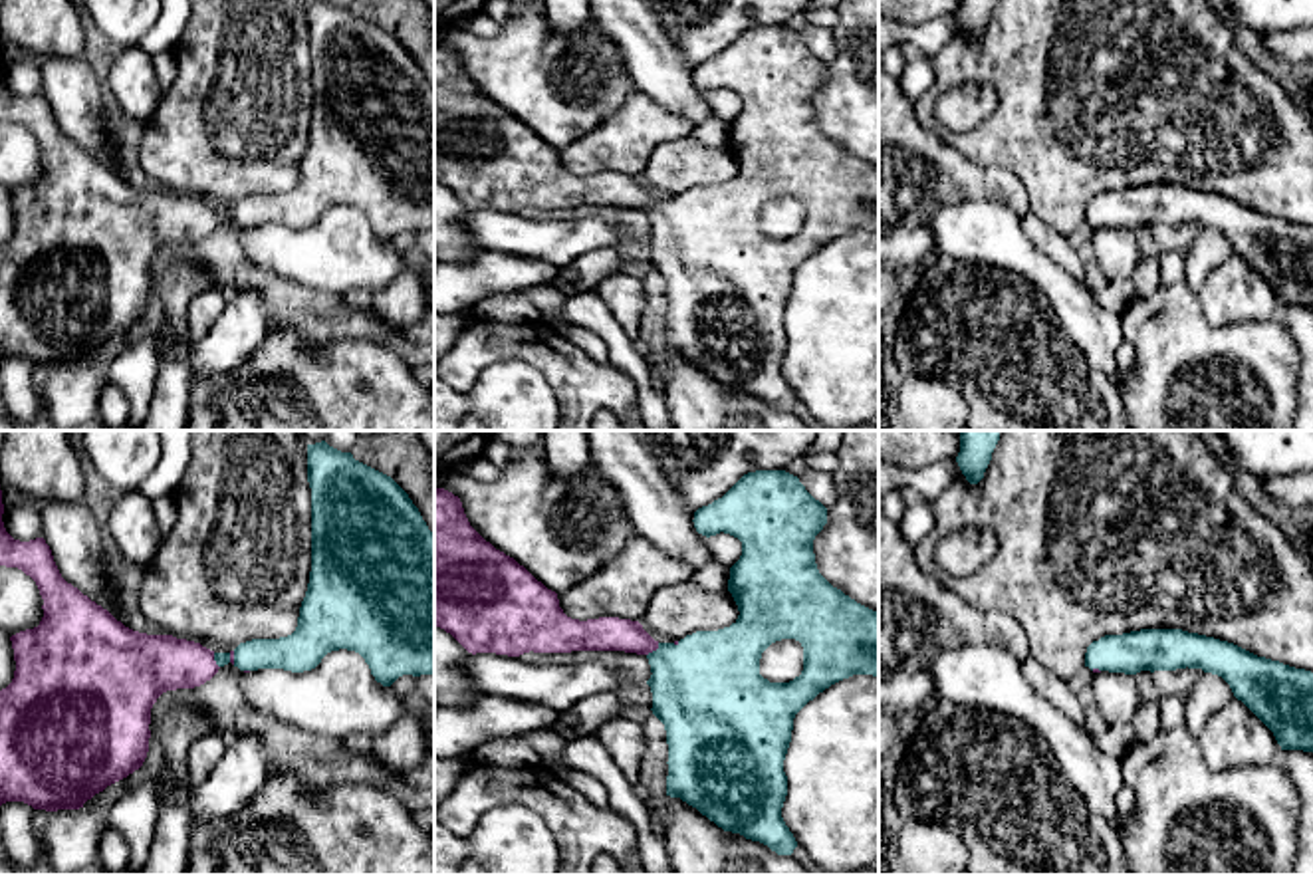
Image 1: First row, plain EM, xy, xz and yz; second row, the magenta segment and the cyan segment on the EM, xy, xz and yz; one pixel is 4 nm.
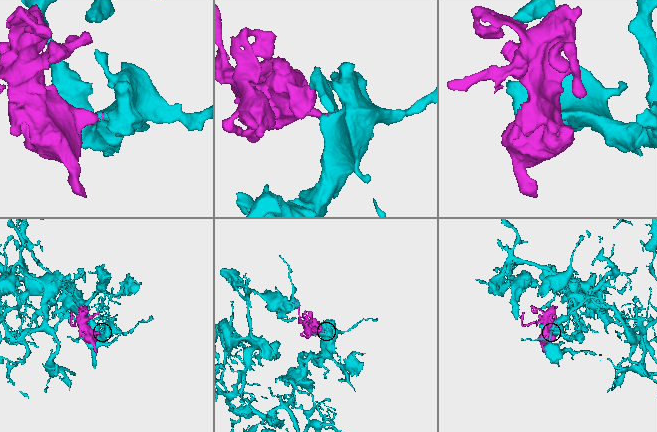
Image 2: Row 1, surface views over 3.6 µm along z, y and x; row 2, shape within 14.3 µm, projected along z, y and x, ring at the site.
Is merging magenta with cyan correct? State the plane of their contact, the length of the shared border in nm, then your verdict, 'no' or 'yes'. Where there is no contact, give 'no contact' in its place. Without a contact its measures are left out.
xz | 80 nm | yes

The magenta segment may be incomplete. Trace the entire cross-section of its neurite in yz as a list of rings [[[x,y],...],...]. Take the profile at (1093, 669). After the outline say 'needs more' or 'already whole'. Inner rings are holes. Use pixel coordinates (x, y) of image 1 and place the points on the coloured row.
[[[1182,629],[1105,635],[1085,653],[1093,673],[1202,669],[1222,677],[1275,736],[1281,750],[1313,752],[1313,673]]]; needs more

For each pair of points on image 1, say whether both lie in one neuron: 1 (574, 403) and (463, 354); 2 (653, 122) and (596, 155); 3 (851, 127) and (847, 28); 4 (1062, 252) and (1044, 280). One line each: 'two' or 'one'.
1: one
2: one
3: one
4: two

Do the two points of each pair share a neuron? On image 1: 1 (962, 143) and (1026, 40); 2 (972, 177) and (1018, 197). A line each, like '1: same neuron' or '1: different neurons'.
1: same neuron
2: same neuron

